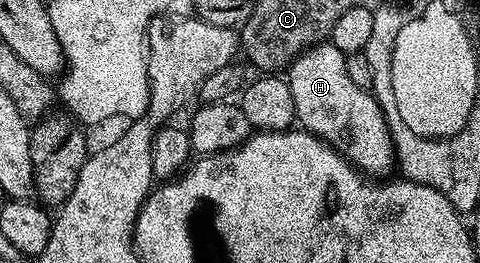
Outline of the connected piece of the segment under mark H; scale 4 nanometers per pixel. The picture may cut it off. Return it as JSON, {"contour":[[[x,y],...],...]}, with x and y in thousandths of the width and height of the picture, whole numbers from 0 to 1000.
{"contour":[[[677,152],[631,194],[604,240],[600,308],[608,335],[613,445],[627,490],[677,532],[694,570],[715,586],[742,643],[752,646],[773,681],[802,681],[810,665],[804,658],[813,643],[817,650],[823,643],[821,536],[804,468],[804,441],[796,430],[794,395],[771,342],[733,319],[733,300],[725,289],[725,259],[721,255],[721,209],[708,198],[708,183],[700,183],[690,160]]]}

